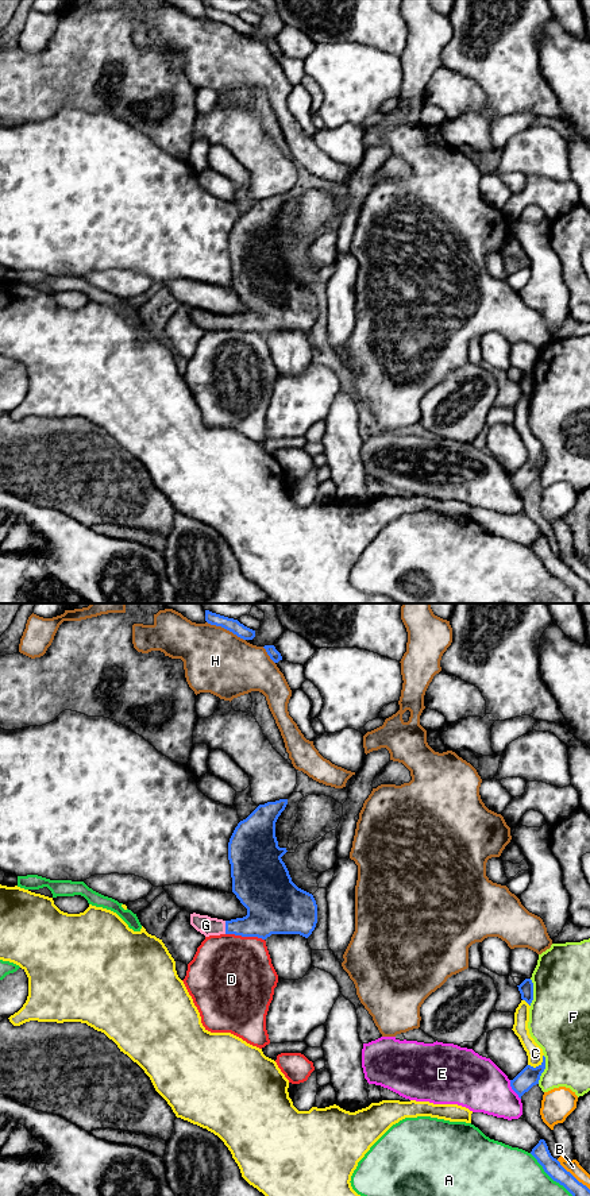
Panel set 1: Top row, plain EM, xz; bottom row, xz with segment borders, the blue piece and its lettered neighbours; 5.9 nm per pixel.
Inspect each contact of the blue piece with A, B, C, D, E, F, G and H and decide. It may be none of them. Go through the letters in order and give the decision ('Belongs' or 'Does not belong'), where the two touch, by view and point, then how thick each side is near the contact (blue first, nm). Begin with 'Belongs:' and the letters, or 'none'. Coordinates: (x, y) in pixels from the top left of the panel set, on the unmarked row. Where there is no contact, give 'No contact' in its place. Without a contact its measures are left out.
Belongs: G
A: Does not belong. Touches blue at xz (555, 575). Thickness 110 nm (blue) against 480 nm
B: Does not belong. Touches blue at xz (571, 570). Thickness 110 nm (blue) against 80 nm
C: Does not belong. Touches blue at xz (539, 460). Thickness 120 nm (blue) against 100 nm
D: Does not belong. Touches blue at xz (245, 331). Thickness 340 nm (blue) against 480 nm
E: Does not belong. Touches blue at xz (512, 483). Thickness 120 nm (blue) against 320 nm
F: Does not belong. Touches blue at xz (544, 463). Thickness 120 nm (blue) against 320 nm
G: Belongs. Touches blue at xz (226, 323). Thickness 220 nm (blue) against 110 nm
H: Does not belong. Touches blue at xz (226, 23). Thickness 80 nm (blue) against 380 nm

